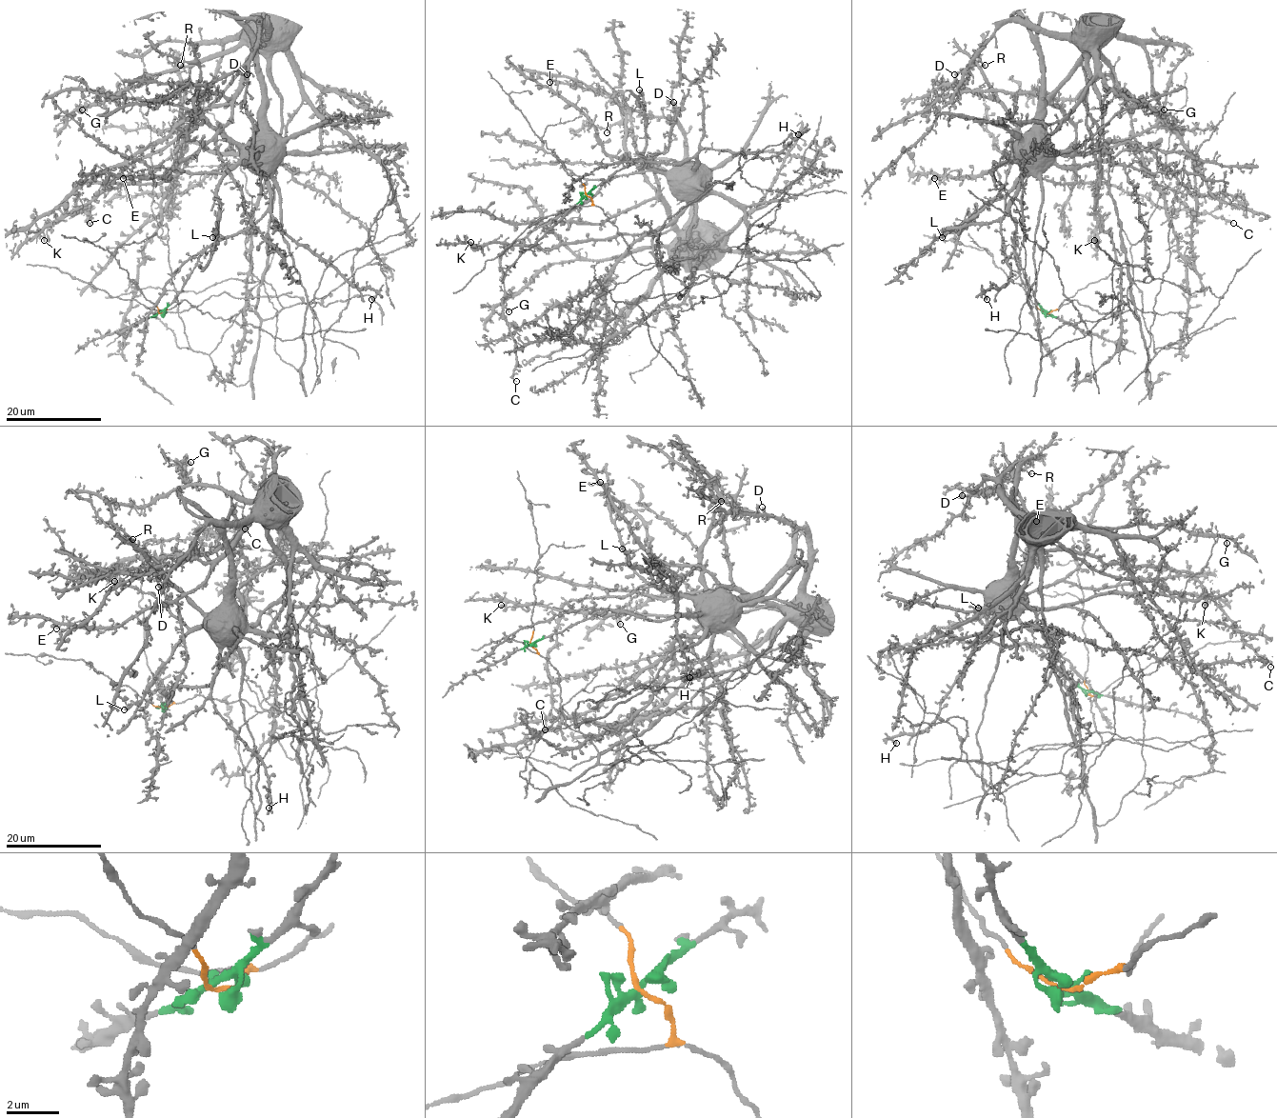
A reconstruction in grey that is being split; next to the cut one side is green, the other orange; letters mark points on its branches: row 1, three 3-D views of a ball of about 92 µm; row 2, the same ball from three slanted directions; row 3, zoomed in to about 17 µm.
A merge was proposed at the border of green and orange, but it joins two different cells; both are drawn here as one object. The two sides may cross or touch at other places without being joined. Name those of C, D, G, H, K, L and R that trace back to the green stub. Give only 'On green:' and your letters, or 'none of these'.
On green: C, H, L, R

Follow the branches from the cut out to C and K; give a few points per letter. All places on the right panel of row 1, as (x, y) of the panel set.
C: (1047, 312), (1013, 248), (1010, 200), (1058, 155), (1127, 142), (1187, 209), (1233, 223)
K: (1047, 312), (1075, 300), (1121, 313), (1120, 264), (1094, 206), (1101, 95), (1087, 53), (1101, 168), (1093, 241)

